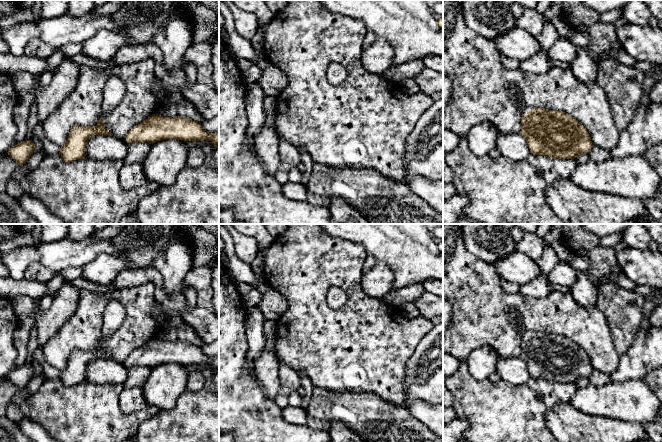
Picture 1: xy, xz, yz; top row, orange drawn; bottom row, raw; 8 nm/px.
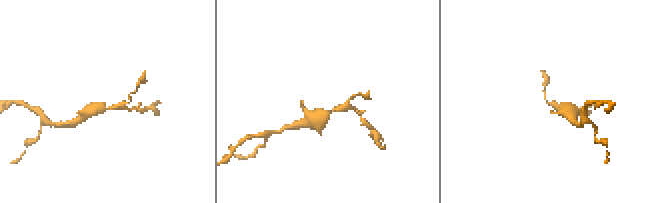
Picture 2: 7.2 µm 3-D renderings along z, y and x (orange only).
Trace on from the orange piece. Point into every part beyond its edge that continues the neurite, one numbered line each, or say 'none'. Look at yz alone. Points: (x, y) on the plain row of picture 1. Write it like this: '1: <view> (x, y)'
1: yz (514, 316)

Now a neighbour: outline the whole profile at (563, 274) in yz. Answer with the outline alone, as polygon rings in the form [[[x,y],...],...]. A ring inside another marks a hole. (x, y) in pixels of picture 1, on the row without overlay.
[[[558,263],[548,274],[549,281],[556,285],[572,288],[577,279],[577,271],[567,263]]]

